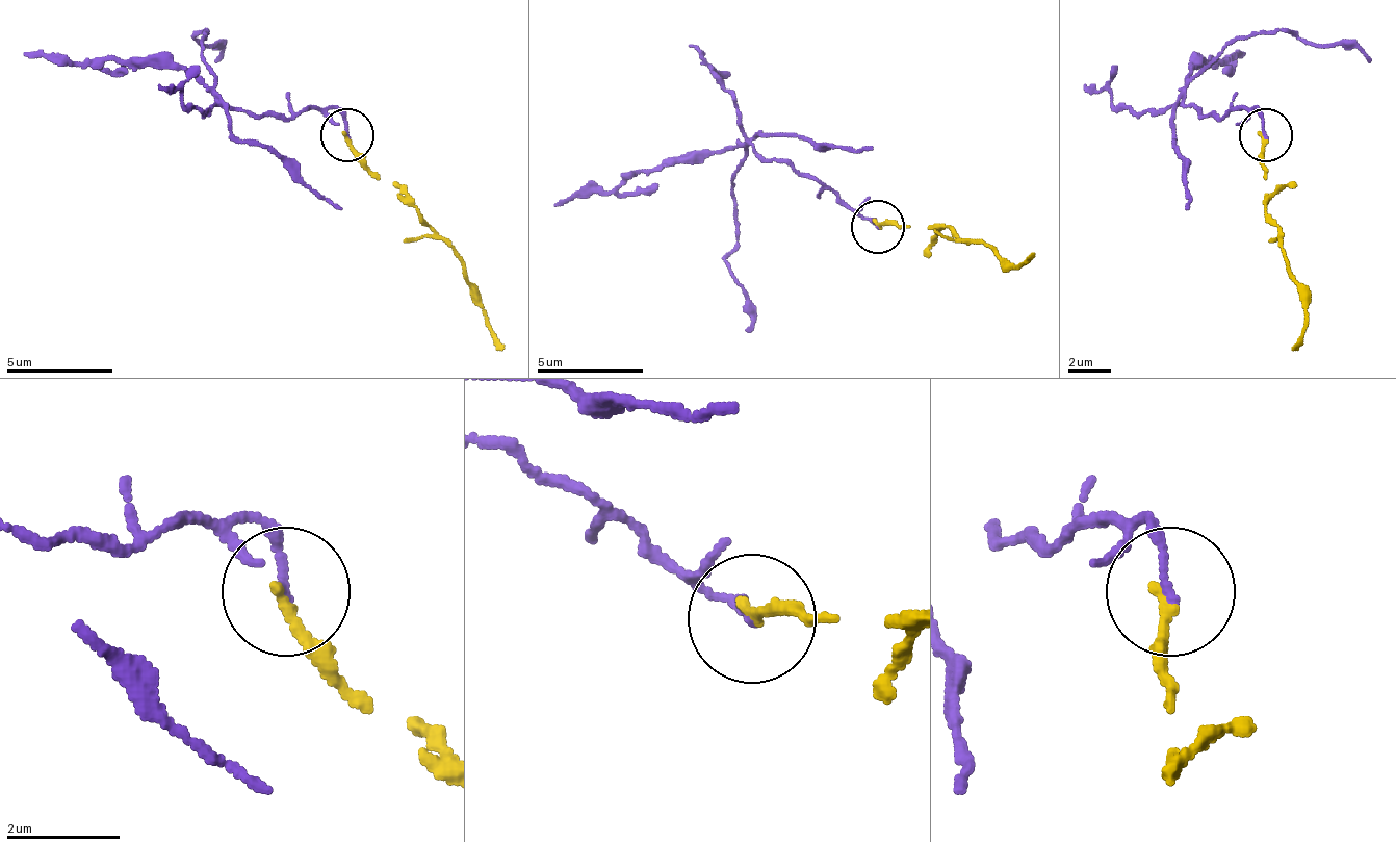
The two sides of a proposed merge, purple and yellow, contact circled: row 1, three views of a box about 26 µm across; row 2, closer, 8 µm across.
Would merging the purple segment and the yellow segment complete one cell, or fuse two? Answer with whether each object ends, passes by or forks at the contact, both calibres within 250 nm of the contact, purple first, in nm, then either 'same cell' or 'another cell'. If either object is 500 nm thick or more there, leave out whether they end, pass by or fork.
purple ends there; yellow ends there; 150 nm thick on the purple side, 190 nm on the other; another cell

